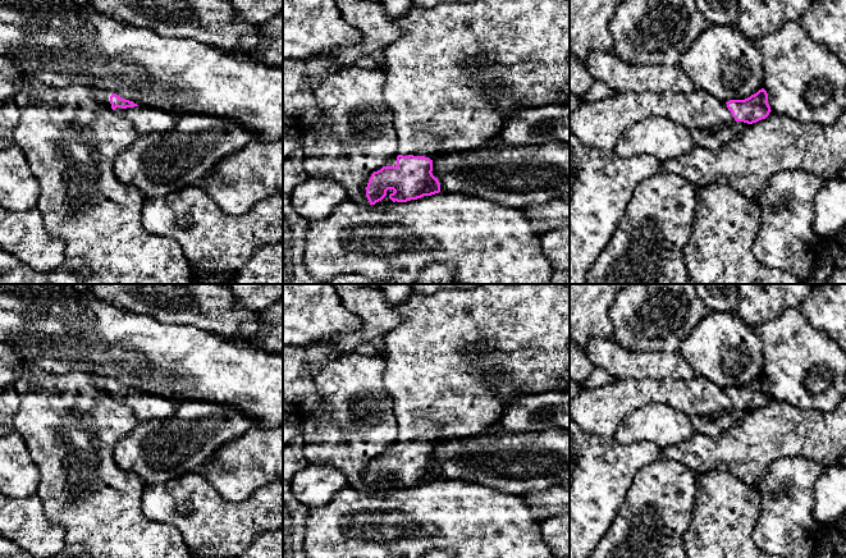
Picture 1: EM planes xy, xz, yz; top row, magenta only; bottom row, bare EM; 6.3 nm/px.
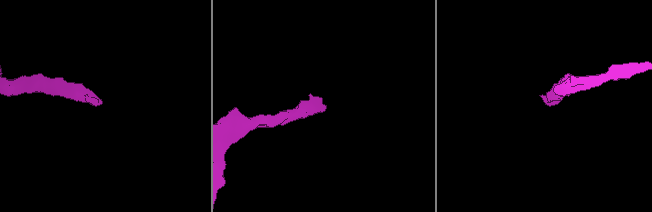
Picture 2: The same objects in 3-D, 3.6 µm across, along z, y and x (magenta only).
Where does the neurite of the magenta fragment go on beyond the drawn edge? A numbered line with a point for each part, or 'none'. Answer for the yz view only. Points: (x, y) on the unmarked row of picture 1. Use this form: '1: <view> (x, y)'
1: yz (600, 411)

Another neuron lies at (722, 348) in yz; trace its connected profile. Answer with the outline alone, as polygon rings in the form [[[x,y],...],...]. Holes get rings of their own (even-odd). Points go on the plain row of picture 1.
[[[706,311],[678,353],[696,375],[723,389],[745,387],[764,375],[762,340],[731,312]]]

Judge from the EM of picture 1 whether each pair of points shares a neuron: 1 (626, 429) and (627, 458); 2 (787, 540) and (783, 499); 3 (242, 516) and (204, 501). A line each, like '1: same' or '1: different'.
1: different
2: same
3: same

